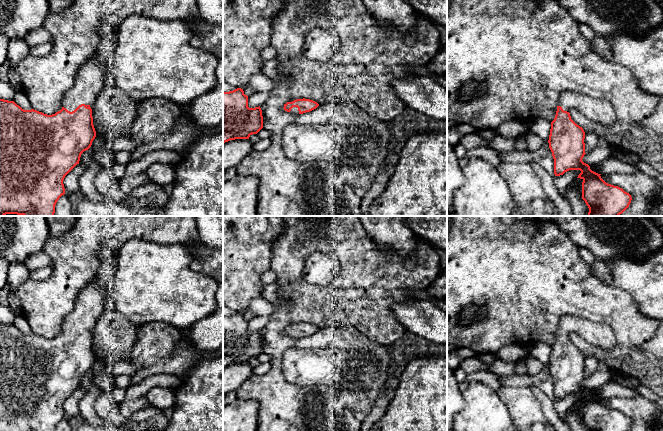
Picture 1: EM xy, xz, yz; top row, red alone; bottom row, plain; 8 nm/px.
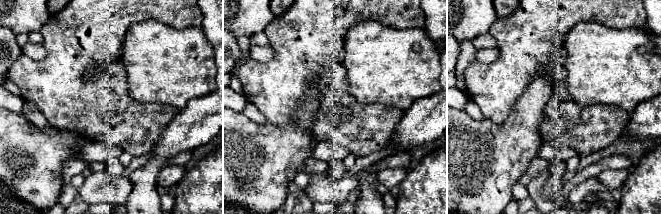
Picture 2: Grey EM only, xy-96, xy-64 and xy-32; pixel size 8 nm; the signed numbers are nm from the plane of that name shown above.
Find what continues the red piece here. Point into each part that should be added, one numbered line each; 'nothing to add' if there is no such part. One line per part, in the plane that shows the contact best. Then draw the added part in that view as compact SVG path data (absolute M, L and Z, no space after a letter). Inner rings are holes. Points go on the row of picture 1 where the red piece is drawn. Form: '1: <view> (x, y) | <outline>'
1: xy (91, 79) | M103 20L99 28L101 42L95 57L87 61L76 75L73 87L66 92L63 107L74 111L79 105L90 107L106 86L106 64L111 61L117 46L117 27L109 20Z

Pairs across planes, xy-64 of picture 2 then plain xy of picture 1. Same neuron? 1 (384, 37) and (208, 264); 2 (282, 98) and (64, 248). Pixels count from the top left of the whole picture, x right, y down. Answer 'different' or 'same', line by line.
1: different
2: same

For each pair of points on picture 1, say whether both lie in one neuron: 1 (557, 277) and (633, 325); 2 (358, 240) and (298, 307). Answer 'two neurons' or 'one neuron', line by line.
1: one neuron
2: one neuron

